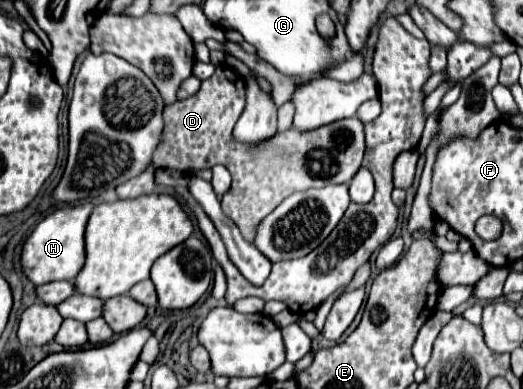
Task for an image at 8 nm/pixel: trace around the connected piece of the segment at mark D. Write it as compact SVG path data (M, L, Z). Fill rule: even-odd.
M216 66L216 72L202 82L194 96L176 100L164 108L166 126L162 144L154 152L154 166L180 172L204 170L216 164L230 168L232 188L223 195L221 207L224 214L238 224L242 236L252 242L262 218L292 192L350 182L364 158L364 124L358 118L346 118L308 132L288 128L286 132L276 132L270 142L258 142L258 146L234 144L232 128L240 118L244 104L244 80L238 76L232 78L230 66Z

